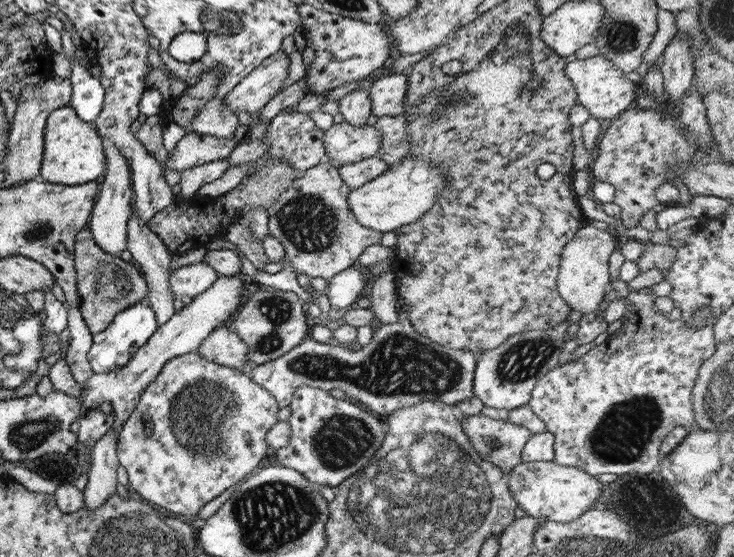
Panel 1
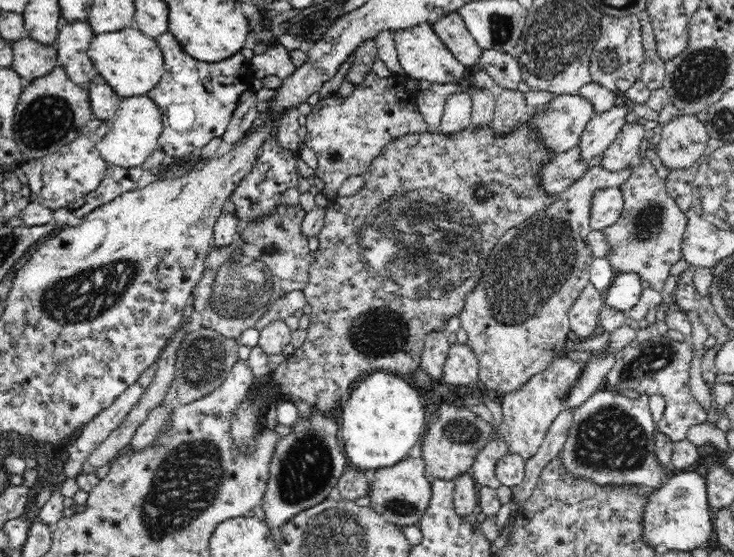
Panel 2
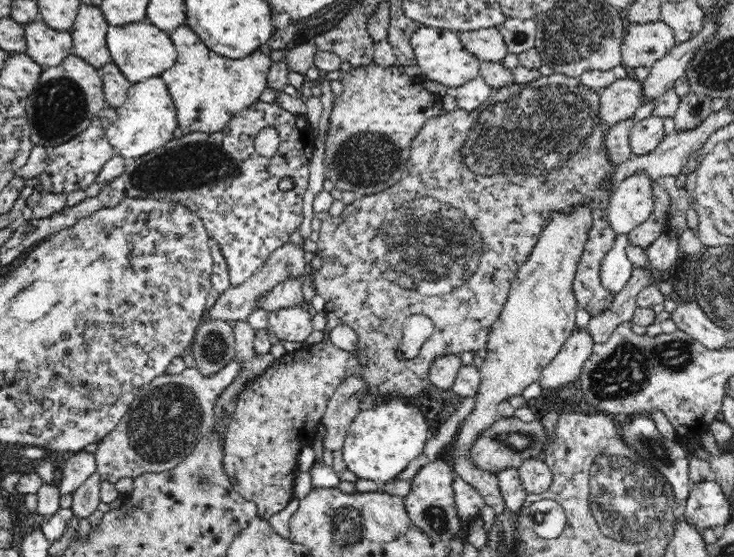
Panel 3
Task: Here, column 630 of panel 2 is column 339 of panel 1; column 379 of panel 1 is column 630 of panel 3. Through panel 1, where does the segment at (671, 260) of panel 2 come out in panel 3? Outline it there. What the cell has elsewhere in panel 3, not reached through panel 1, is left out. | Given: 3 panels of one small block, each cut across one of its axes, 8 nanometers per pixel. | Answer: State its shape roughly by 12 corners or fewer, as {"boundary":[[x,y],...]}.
{"boundary":[[656,189],[647,222],[628,233],[630,244],[650,246],[668,228],[670,197]]}

